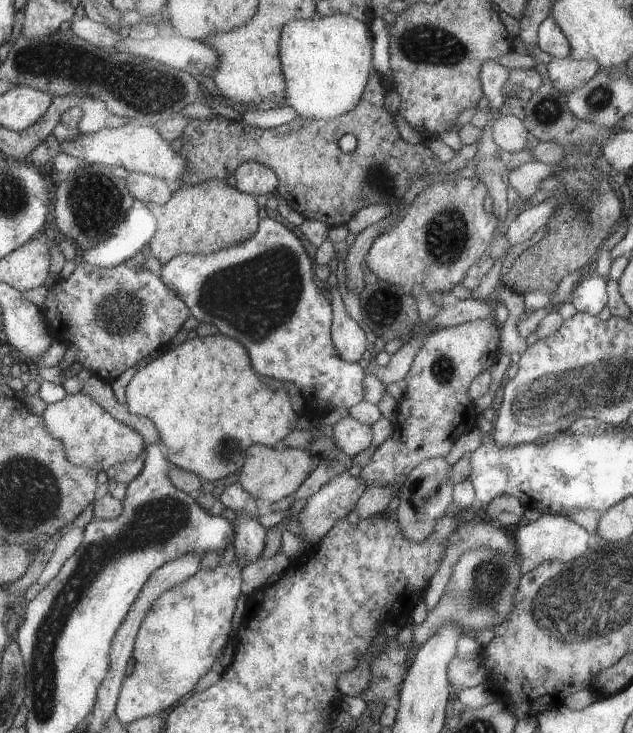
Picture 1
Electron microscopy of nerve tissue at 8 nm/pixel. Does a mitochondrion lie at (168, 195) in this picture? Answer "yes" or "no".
no

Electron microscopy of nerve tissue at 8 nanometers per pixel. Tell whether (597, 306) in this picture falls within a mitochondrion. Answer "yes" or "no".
no

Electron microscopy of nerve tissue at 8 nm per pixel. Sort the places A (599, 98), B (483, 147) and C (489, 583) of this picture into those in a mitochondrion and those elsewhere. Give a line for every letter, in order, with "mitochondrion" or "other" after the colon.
A: mitochondrion
B: other
C: mitochondrion

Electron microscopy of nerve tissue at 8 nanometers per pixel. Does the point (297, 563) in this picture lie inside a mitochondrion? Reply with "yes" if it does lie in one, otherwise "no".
no

